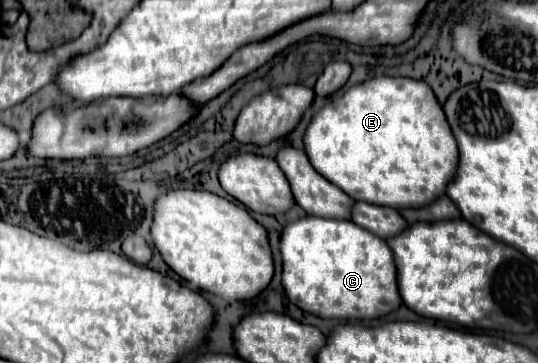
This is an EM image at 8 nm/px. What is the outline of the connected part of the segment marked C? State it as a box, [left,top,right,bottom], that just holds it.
[279,217,401,319]

